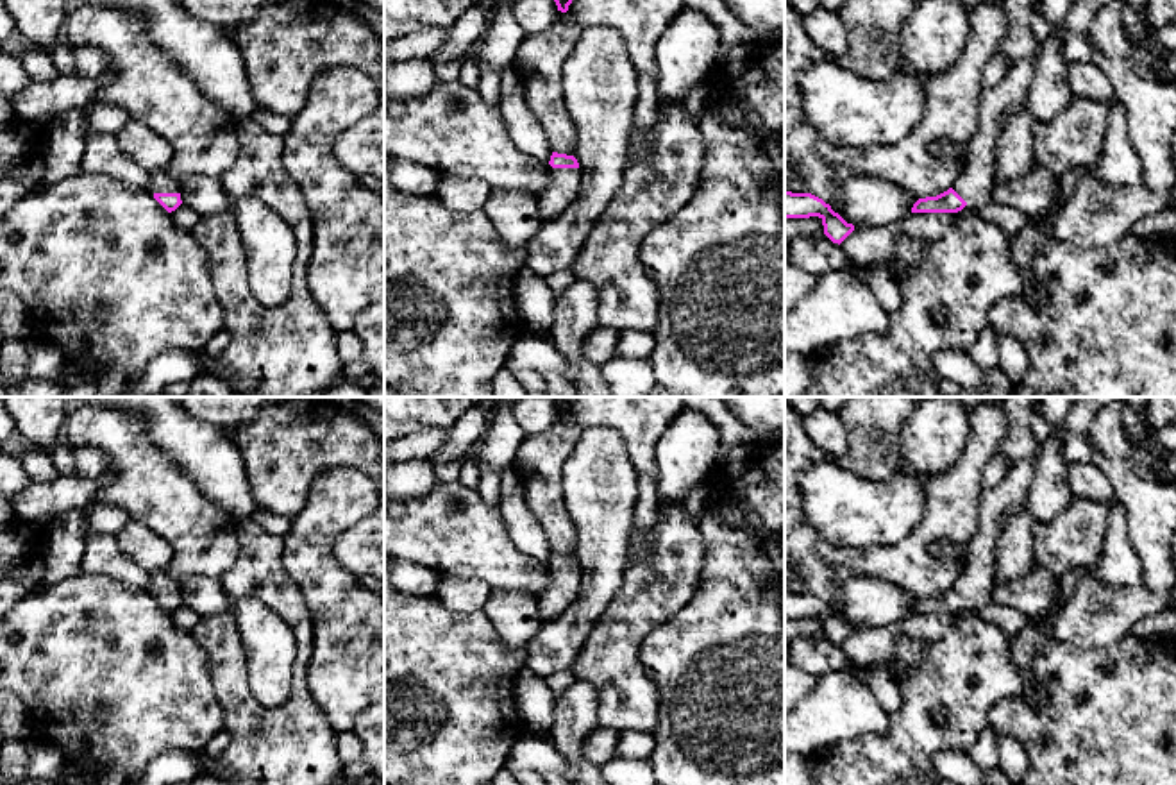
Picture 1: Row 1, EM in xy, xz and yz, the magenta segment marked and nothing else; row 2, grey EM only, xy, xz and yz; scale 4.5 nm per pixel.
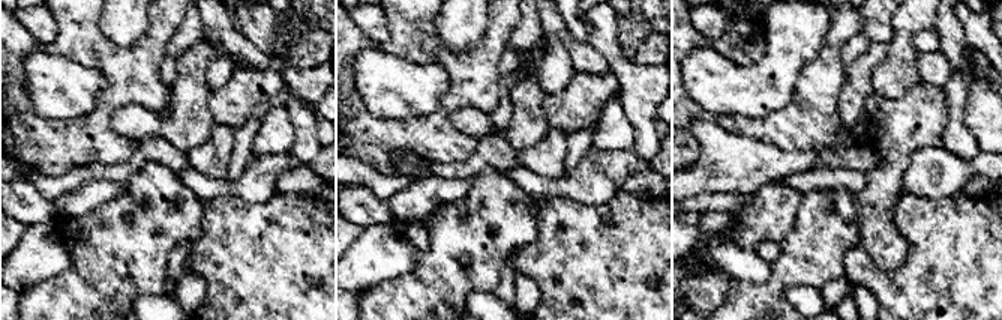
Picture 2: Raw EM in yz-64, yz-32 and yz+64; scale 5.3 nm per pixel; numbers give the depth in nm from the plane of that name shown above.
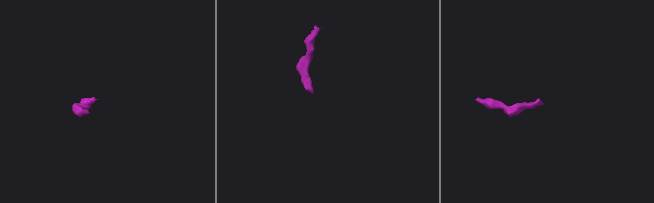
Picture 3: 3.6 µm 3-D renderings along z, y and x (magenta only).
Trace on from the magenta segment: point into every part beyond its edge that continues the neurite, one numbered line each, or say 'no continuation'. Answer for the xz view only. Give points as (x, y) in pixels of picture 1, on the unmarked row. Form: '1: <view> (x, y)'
1: xz (563, 587)

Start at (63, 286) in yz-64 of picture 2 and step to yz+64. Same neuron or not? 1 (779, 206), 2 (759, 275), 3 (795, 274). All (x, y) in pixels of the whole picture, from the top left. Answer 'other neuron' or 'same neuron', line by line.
1: other neuron
2: other neuron
3: same neuron

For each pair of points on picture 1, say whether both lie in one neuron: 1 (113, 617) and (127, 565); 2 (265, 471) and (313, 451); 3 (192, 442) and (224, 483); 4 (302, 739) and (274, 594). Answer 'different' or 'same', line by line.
1: different
2: same
3: same
4: same

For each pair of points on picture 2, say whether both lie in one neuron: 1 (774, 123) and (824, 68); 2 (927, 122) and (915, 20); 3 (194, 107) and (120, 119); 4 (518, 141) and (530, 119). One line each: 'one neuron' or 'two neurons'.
1: one neuron
2: two neurons
3: one neuron
4: one neuron

